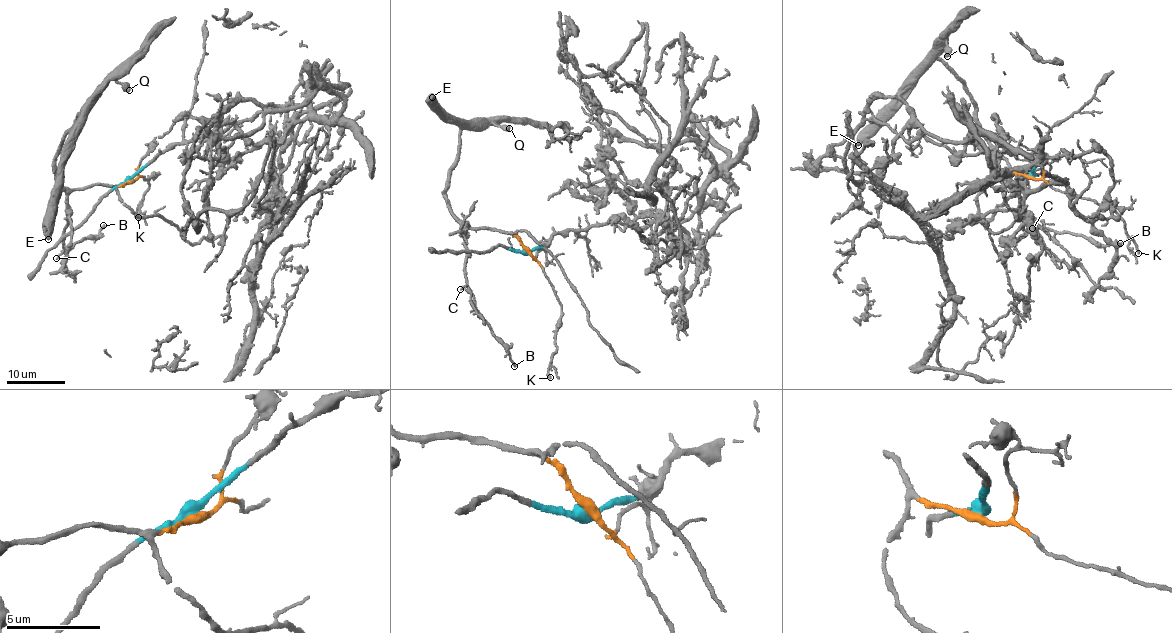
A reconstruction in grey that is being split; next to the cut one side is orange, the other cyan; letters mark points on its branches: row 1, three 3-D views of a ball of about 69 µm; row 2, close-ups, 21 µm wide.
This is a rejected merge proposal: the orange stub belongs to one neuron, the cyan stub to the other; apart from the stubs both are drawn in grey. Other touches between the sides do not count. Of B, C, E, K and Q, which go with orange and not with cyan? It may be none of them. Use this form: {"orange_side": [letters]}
{"orange_side": ["B", "C", "E", "K", "Q"]}

